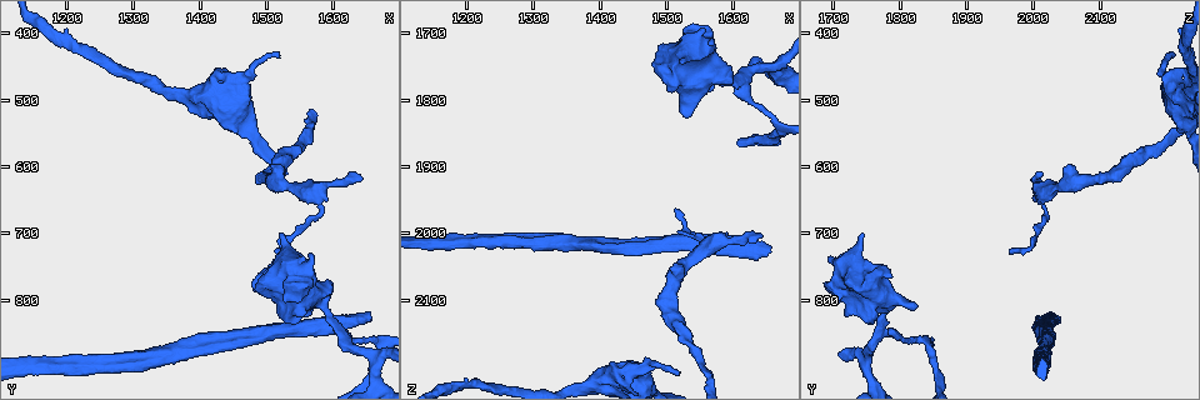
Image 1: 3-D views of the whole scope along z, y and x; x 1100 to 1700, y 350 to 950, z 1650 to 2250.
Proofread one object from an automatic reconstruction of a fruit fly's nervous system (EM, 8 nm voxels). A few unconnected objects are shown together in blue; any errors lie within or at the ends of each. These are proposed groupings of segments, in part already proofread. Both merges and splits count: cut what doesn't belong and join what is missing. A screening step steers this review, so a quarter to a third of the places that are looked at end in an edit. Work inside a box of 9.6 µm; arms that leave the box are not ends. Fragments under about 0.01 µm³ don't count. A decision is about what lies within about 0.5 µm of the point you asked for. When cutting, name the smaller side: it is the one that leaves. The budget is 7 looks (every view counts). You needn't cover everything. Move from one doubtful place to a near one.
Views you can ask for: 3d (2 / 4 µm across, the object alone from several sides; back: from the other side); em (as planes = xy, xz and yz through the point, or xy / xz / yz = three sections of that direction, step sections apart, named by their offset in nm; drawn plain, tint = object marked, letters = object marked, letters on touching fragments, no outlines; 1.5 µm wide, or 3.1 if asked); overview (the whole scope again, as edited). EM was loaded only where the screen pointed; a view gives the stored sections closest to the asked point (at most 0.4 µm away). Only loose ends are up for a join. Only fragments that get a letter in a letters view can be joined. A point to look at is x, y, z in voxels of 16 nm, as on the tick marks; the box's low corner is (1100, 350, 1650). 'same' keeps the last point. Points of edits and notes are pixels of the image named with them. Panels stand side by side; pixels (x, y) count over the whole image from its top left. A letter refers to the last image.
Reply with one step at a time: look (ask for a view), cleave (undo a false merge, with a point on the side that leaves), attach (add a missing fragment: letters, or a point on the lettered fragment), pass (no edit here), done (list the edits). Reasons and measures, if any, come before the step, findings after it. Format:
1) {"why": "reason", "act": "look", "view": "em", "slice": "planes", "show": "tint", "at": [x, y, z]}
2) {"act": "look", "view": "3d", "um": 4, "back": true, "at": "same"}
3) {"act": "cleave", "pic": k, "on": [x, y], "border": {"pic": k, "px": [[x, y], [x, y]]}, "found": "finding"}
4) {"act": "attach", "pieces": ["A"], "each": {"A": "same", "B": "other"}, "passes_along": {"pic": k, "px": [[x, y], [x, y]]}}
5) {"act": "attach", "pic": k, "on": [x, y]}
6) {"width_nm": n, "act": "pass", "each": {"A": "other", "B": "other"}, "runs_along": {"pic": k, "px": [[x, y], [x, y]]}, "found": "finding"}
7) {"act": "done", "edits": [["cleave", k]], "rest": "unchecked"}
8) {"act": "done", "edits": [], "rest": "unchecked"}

{"why": "long arm stops here", "act": "look", "view": "em", "slice": "planes", "show": "tint", "at": [1655, 820, 2030]}

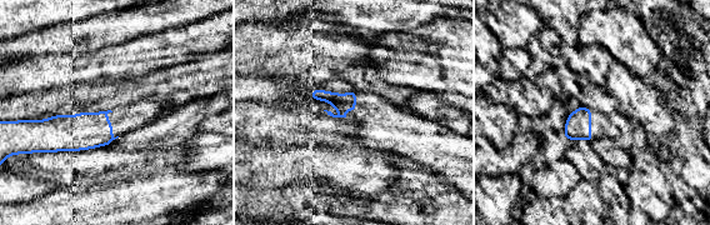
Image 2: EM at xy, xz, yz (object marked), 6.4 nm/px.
{"why": "see the neighbours", "act": "look", "view": "em", "slice": "planes", "show": "letters", "at": "same"}

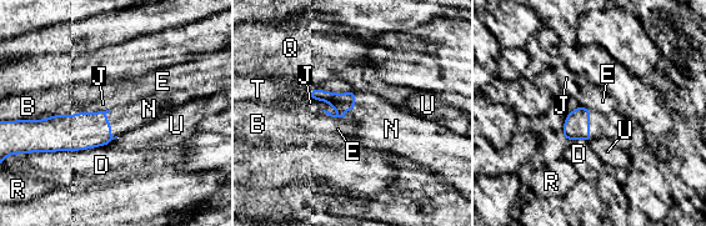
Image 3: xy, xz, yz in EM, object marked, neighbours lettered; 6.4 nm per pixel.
{"longest_contact_nm": ["D", 480], "act": "attach", "pieces": ["N"], "each": {"B": "other", "D": "other", "E": "other", "J": "other", "N": "same", "Q": "other", "R": "other", "T": "other", "U": "other"}, "passes_along": {"pic": 3, "px": [[341, 103], [351, 109], [385, 127]]}, "found": "the cell continues"}

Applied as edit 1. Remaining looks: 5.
{"why": "redraw", "act": "look", "view": "overview"}

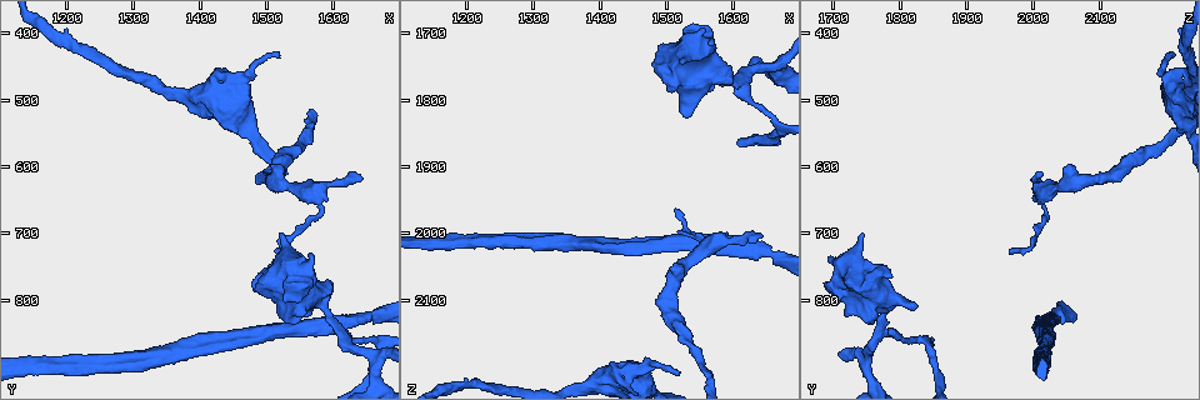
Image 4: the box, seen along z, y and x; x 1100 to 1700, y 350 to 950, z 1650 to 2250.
{"why": "branch stops here", "act": "look", "view": "3d", "um": 2, "at": [1645, 615, 2005]}

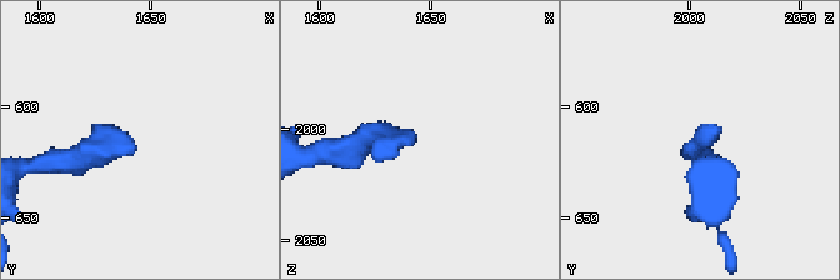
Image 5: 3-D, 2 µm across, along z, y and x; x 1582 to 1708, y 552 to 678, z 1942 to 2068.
{"act": "look", "view": "em", "slice": "planes", "show": "letters", "at": [1645, 619, 2004]}

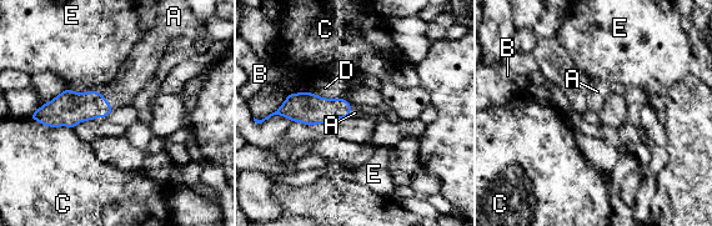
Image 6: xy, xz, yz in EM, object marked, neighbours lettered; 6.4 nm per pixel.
{"act": "attach", "pieces": ["A"], "each": {"A": "same", "B": "other", "C": "other", "D": "other", "E": "other"}, "found": "the cell continues"}

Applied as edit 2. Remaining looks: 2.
{"act": "done", "edits": [["attach", 3], ["attach", 6]], "rest": "unchecked"}

